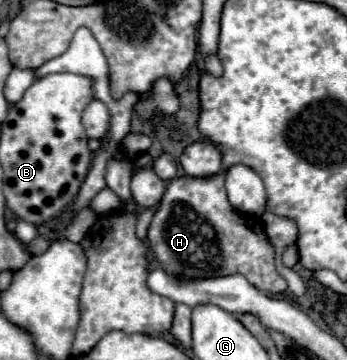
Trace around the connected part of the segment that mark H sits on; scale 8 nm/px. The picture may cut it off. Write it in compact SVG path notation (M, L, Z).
M224 171L210 177L182 175L168 181L158 211L148 227L148 245L154 261L172 275L196 279L242 273L264 293L282 293L288 287L276 271L274 247L260 221L254 217L246 219L228 203Z

